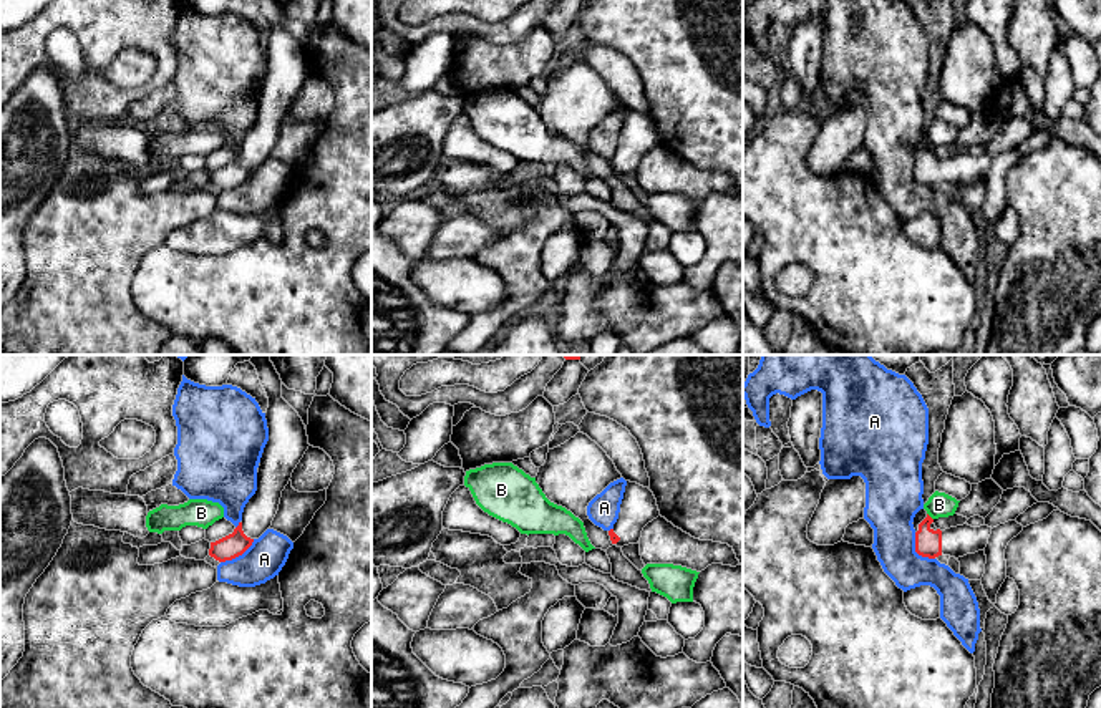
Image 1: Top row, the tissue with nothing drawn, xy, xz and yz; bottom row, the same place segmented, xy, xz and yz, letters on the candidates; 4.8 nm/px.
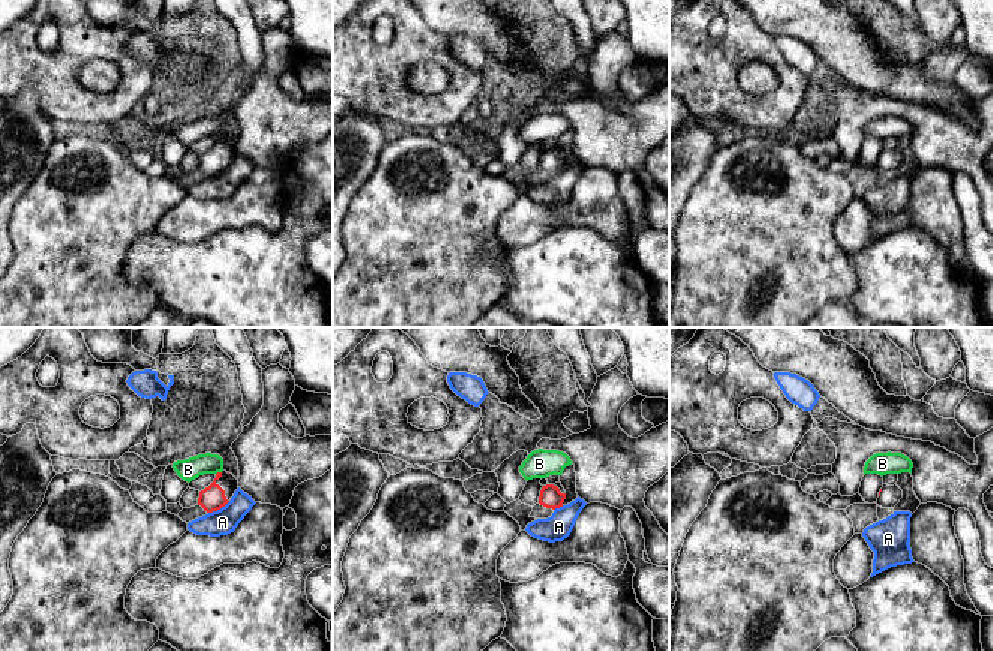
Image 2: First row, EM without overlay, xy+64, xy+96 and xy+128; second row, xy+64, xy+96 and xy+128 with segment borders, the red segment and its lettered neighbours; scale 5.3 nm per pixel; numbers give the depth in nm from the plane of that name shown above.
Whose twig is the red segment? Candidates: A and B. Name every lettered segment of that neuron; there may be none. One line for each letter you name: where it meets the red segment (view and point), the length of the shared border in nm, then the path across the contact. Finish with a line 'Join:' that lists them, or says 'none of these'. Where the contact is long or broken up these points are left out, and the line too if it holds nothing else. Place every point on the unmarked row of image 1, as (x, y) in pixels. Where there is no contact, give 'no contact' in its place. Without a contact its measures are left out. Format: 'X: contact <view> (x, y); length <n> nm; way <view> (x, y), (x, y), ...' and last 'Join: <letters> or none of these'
Join: none of these

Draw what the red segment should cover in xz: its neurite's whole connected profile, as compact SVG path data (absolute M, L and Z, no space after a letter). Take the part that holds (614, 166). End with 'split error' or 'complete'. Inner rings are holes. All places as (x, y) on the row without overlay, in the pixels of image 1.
M627 109L618 148L609 159L617 176L640 171L643 156L660 144L657 128L648 116Z | split error

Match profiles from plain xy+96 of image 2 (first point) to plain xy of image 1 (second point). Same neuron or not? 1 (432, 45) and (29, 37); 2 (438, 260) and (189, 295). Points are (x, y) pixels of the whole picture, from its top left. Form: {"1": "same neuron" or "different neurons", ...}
{"1": "same neuron", "2": "different neurons"}

